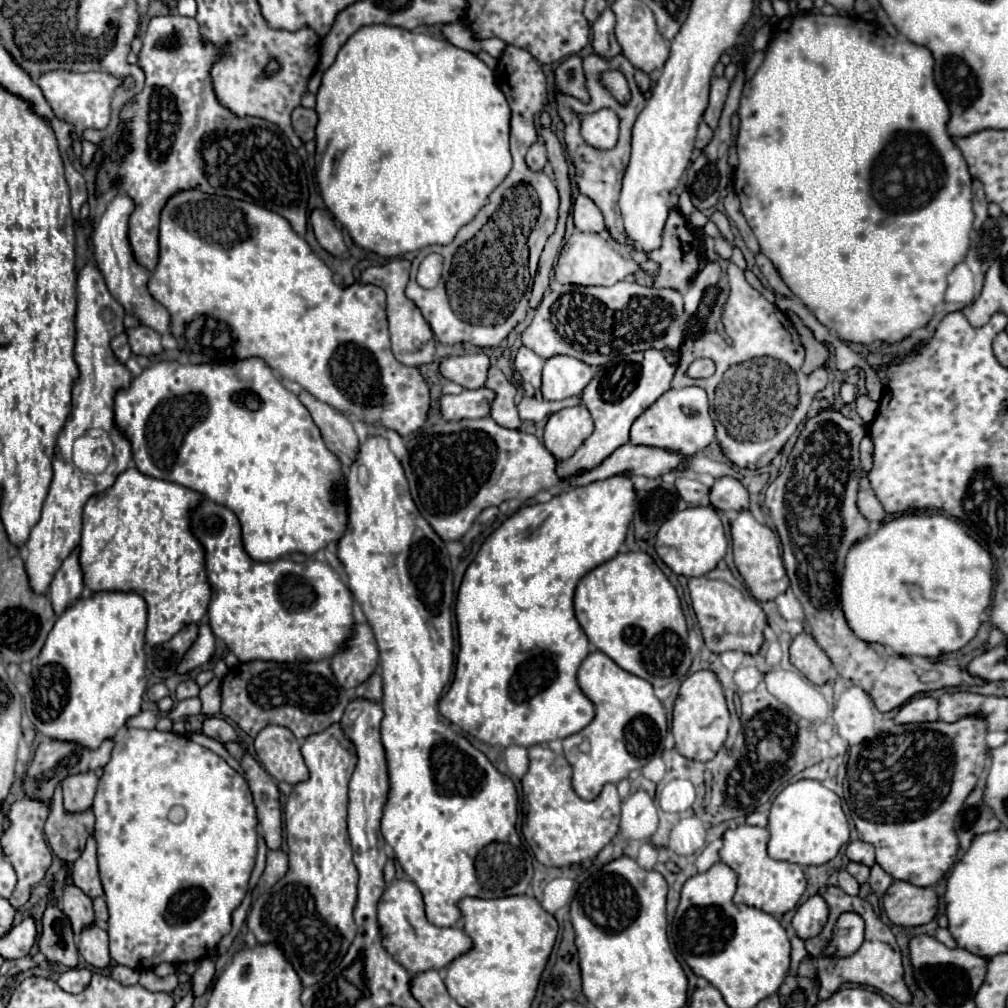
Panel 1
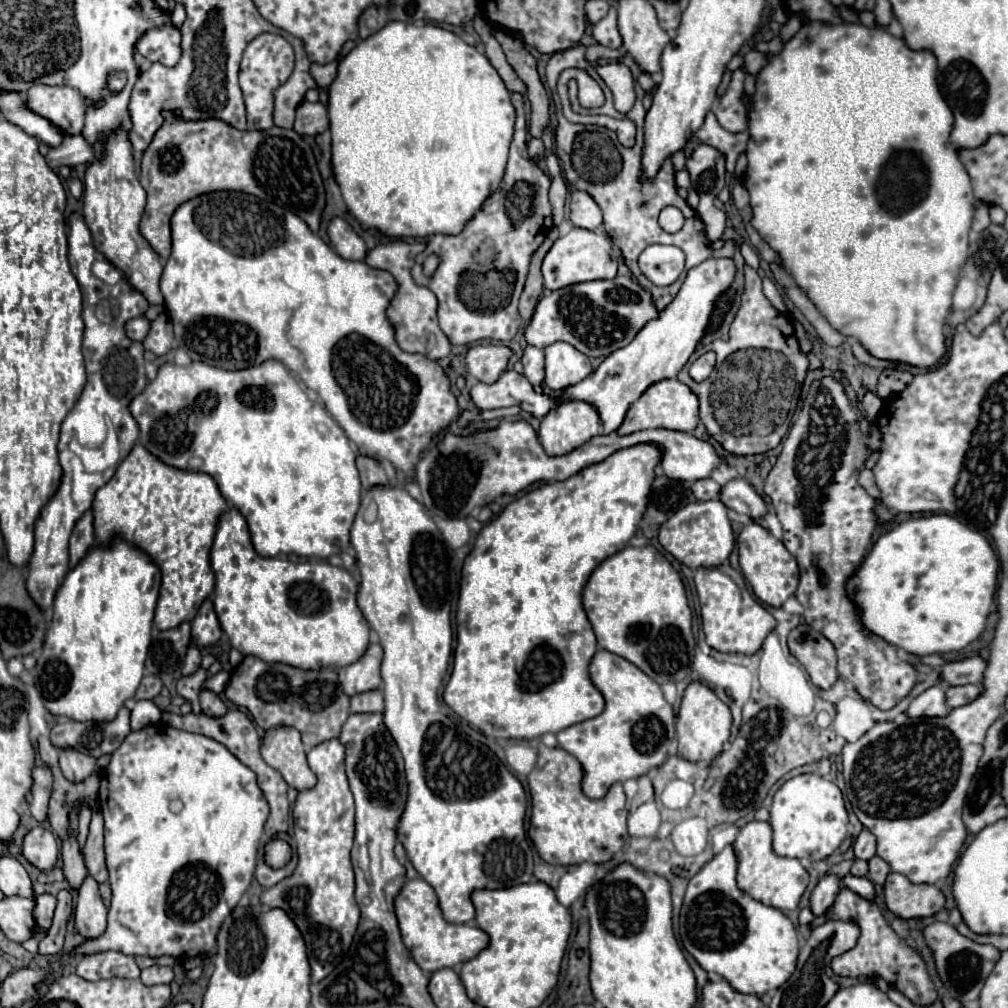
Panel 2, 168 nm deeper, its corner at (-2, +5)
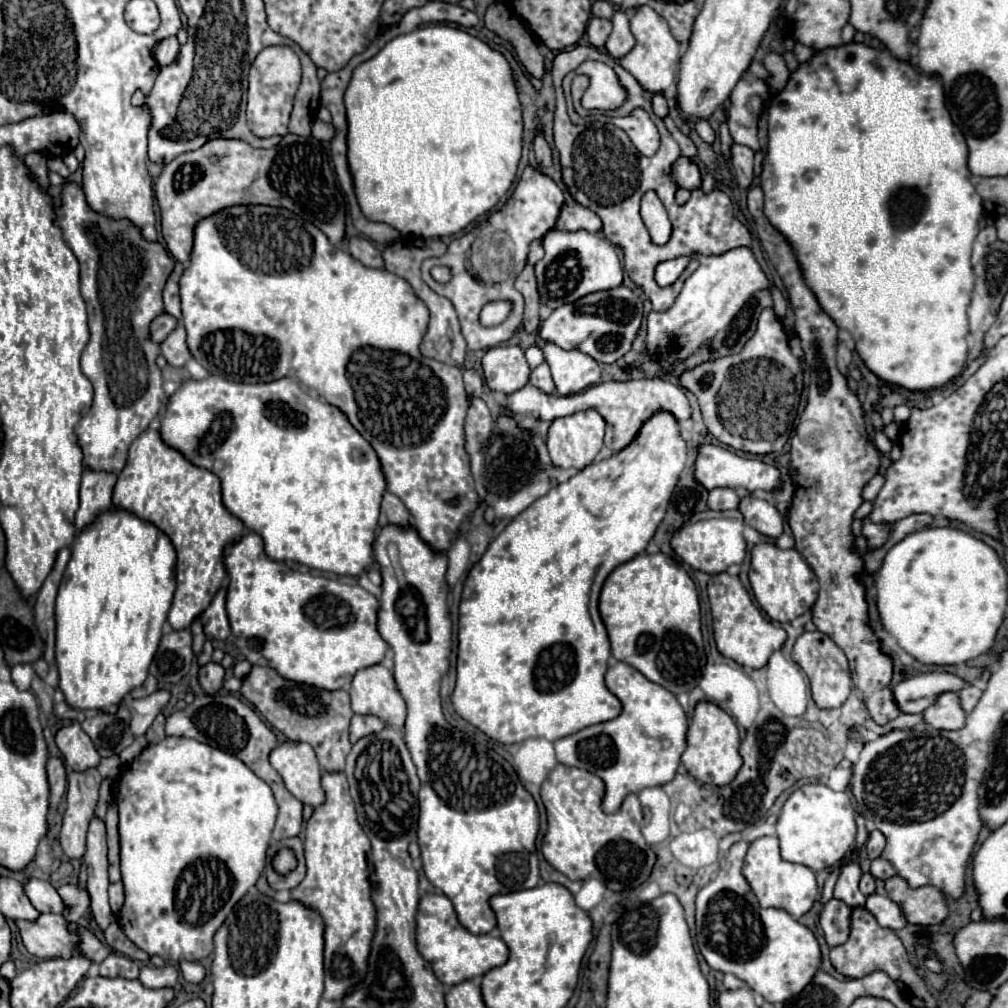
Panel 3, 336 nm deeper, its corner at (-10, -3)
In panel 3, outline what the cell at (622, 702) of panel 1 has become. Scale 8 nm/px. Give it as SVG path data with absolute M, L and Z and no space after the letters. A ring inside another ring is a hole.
M618 662L608 668L606 686L620 698L624 706L622 714L614 720L588 726L576 734L556 740L554 750L560 764L590 770L600 776L606 784L602 810L618 812L622 800L630 792L638 794L650 786L664 786L676 776L680 756L686 748L688 718L670 690L650 682L626 662Z

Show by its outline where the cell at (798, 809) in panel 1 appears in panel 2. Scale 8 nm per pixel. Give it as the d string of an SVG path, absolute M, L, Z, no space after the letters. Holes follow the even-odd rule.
M818 774L794 776L778 788L770 808L770 824L774 828L774 852L778 856L796 858L798 850L802 850L814 862L824 860L847 838L848 822L842 792L834 782Z

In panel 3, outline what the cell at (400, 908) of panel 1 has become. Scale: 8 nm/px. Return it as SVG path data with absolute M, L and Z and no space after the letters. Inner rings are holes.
M426 894L418 906L418 950L432 964L436 978L446 984L454 986L474 976L484 976L488 970L506 964L508 960L508 946L502 938L492 934L470 934L456 916L452 902L444 894Z

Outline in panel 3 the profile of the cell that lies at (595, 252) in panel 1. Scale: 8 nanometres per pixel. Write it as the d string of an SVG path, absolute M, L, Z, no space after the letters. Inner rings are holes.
M552 230L544 236L544 252L546 252L544 258L534 264L542 306L556 310L562 304L576 302L586 294L612 290L622 284L624 272L618 254L602 234L592 234L586 230L578 230L578 232Z

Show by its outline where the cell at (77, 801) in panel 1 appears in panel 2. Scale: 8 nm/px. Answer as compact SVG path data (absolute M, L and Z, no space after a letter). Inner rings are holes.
M60 750L60 768L66 780L82 782L96 772L96 758L84 756L76 750Z

